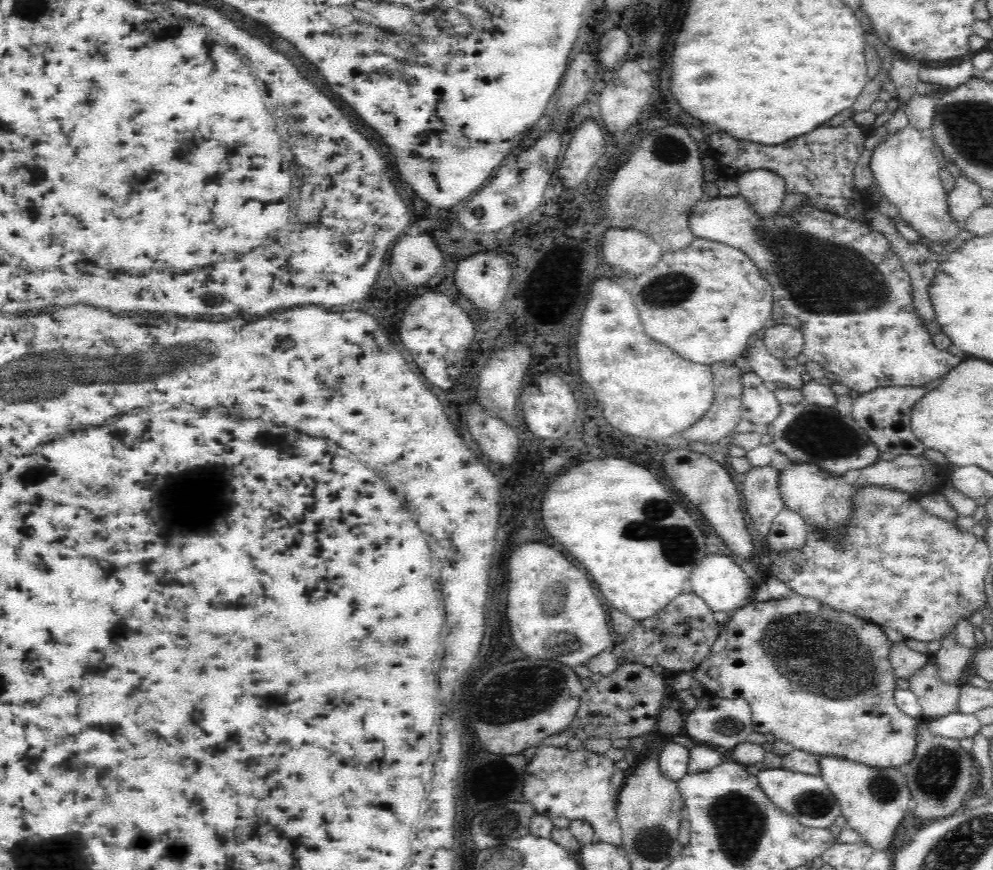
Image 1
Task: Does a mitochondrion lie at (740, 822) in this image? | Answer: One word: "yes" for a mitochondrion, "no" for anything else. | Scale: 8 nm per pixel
yes

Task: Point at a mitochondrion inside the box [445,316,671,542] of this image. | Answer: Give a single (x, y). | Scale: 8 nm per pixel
(635, 530)

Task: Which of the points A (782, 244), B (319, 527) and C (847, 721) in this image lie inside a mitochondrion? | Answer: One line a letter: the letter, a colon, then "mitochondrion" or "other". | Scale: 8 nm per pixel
A: mitochondrion
B: other
C: other

